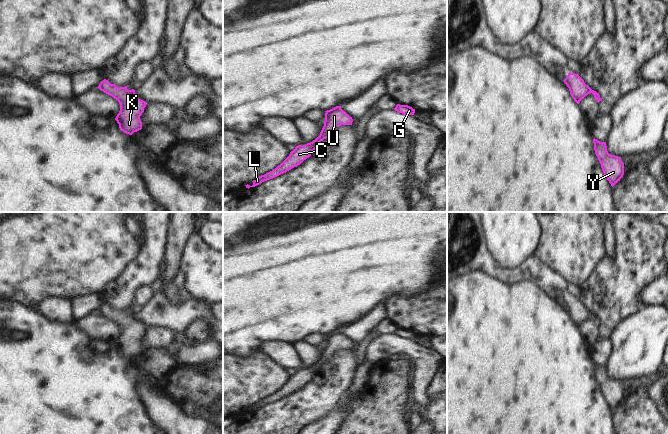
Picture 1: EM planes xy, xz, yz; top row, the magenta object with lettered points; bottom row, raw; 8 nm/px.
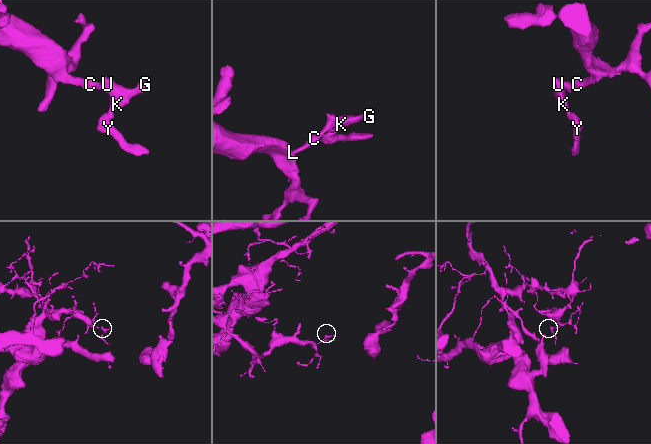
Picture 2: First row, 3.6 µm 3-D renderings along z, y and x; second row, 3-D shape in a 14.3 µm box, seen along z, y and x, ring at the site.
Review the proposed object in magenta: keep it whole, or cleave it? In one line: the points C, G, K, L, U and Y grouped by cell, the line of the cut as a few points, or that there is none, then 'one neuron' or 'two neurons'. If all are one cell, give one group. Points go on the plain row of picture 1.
C G K L U Y | no cut | one neuron

